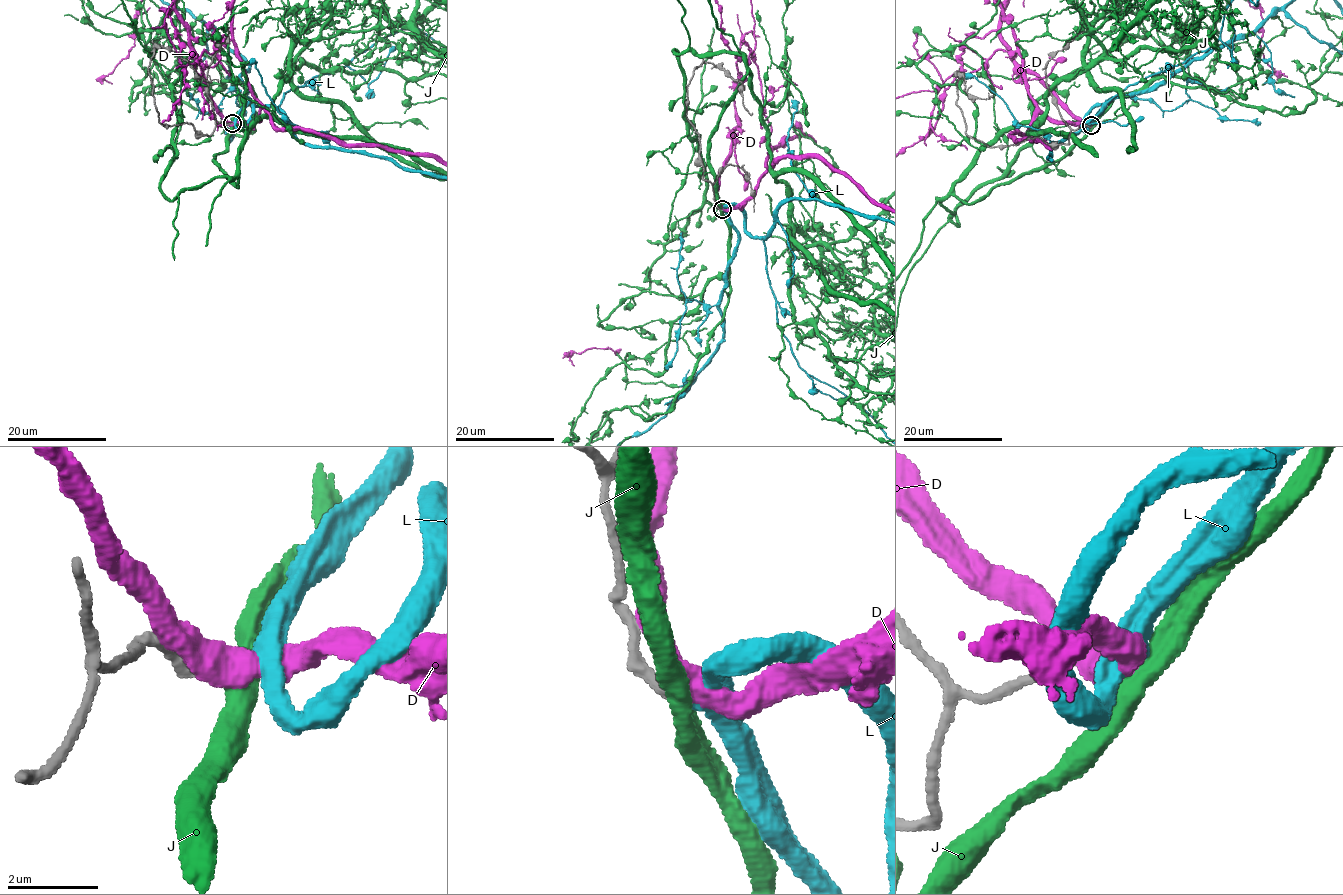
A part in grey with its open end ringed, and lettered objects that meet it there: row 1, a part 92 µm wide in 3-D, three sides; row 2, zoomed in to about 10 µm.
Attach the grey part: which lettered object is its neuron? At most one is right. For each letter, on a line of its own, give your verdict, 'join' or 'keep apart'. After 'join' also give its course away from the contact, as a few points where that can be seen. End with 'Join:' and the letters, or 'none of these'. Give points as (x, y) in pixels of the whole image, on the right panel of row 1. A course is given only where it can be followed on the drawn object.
D: keep apart
J: keep apart
L: join
Join: L

